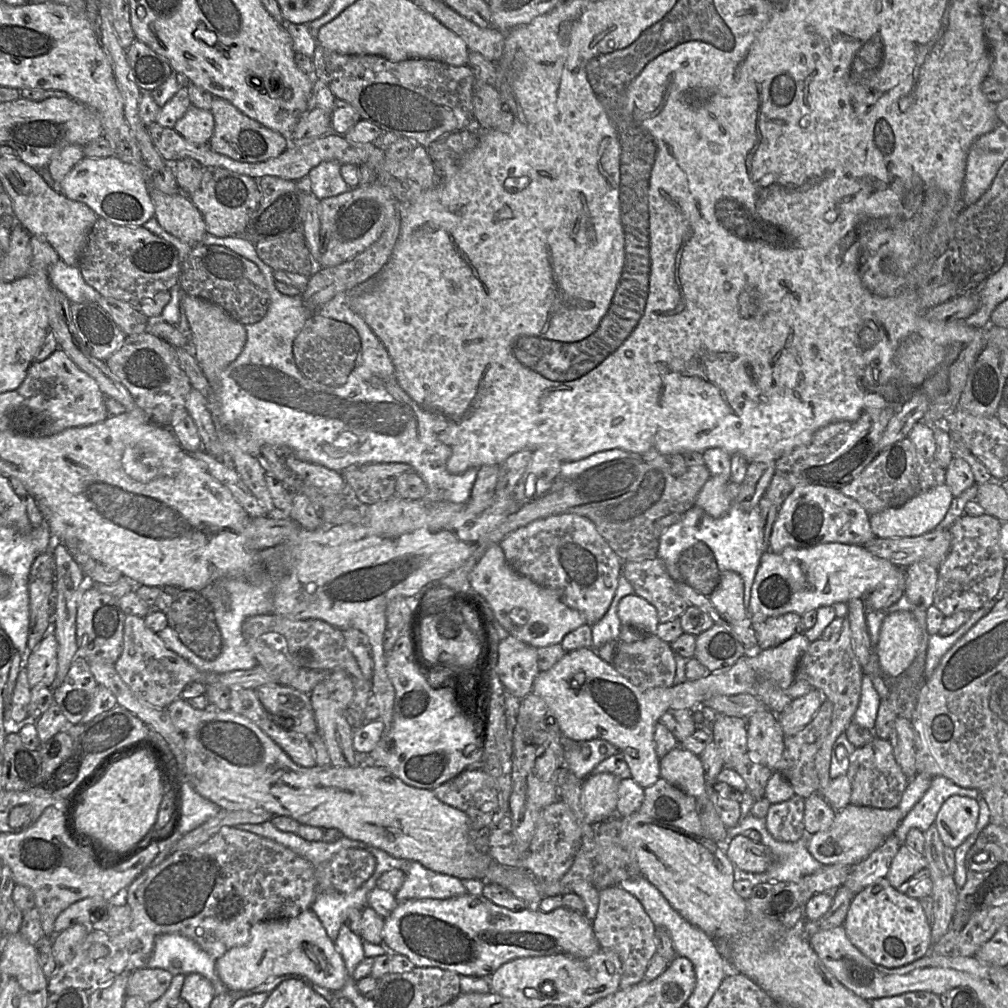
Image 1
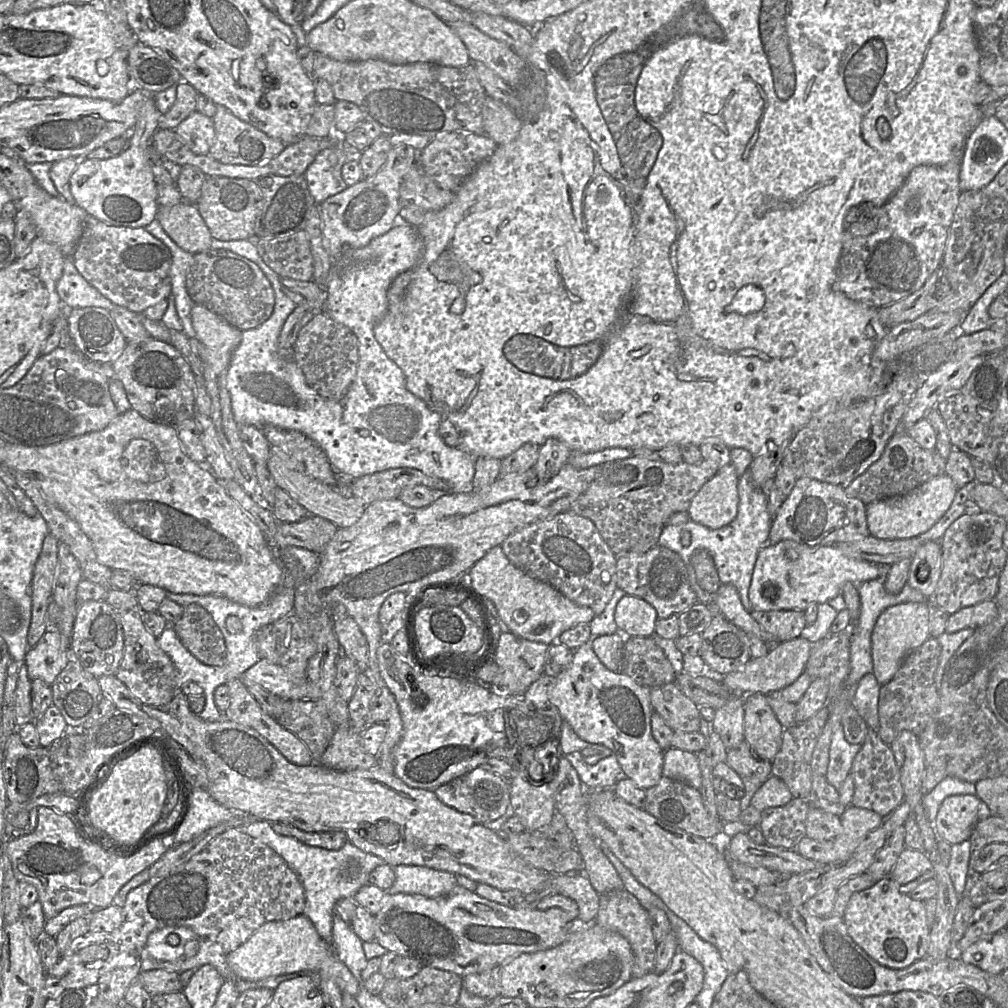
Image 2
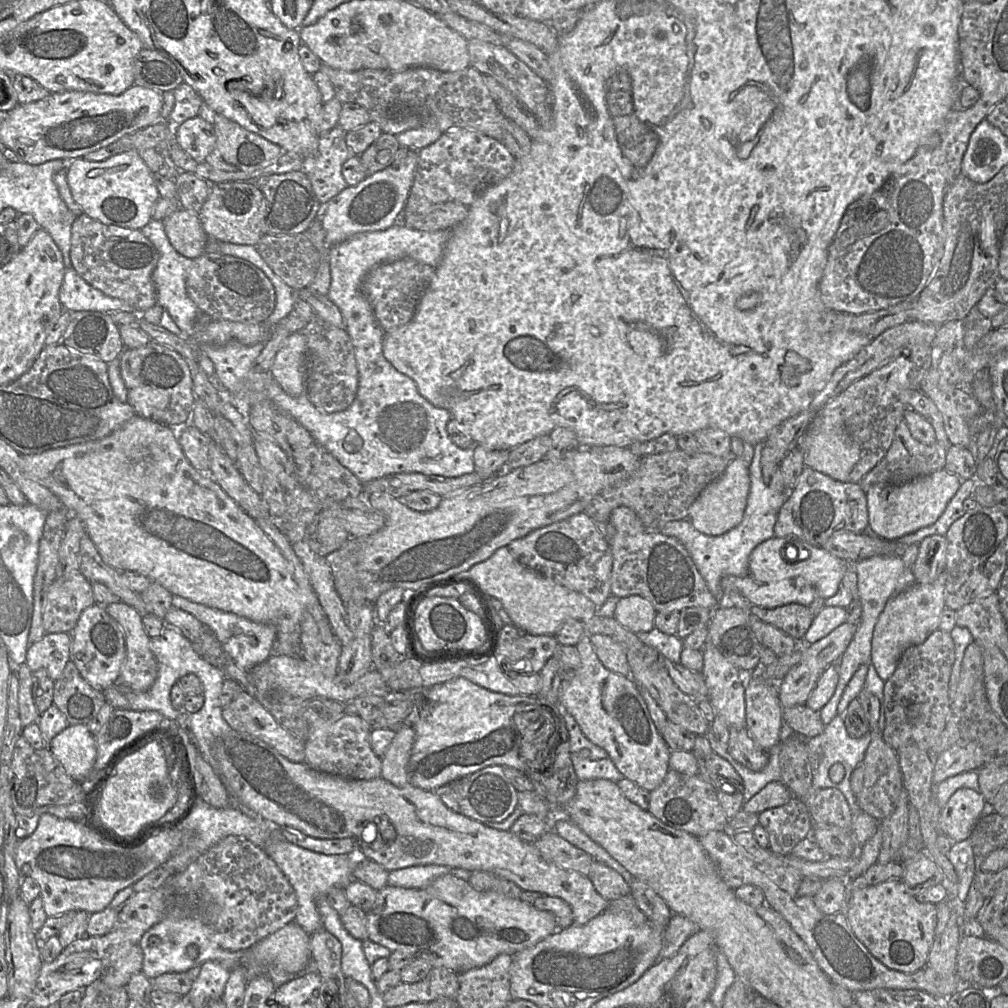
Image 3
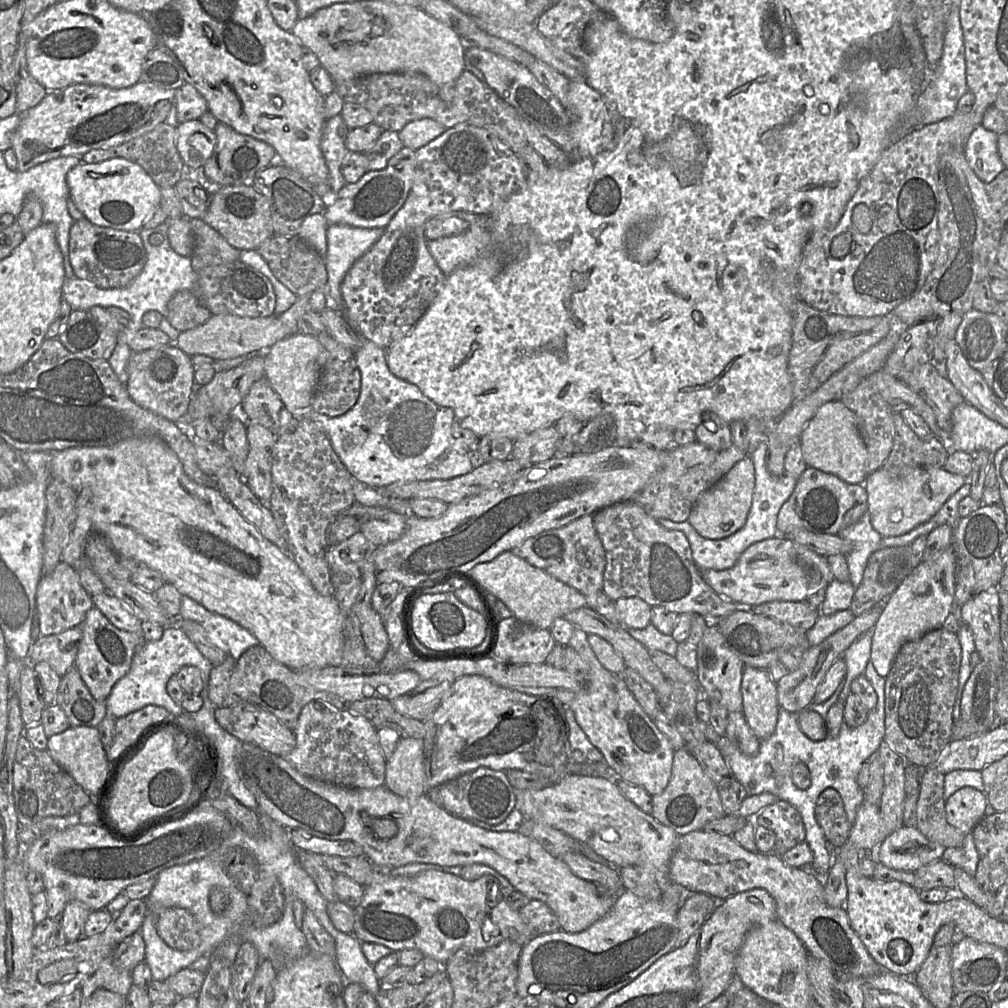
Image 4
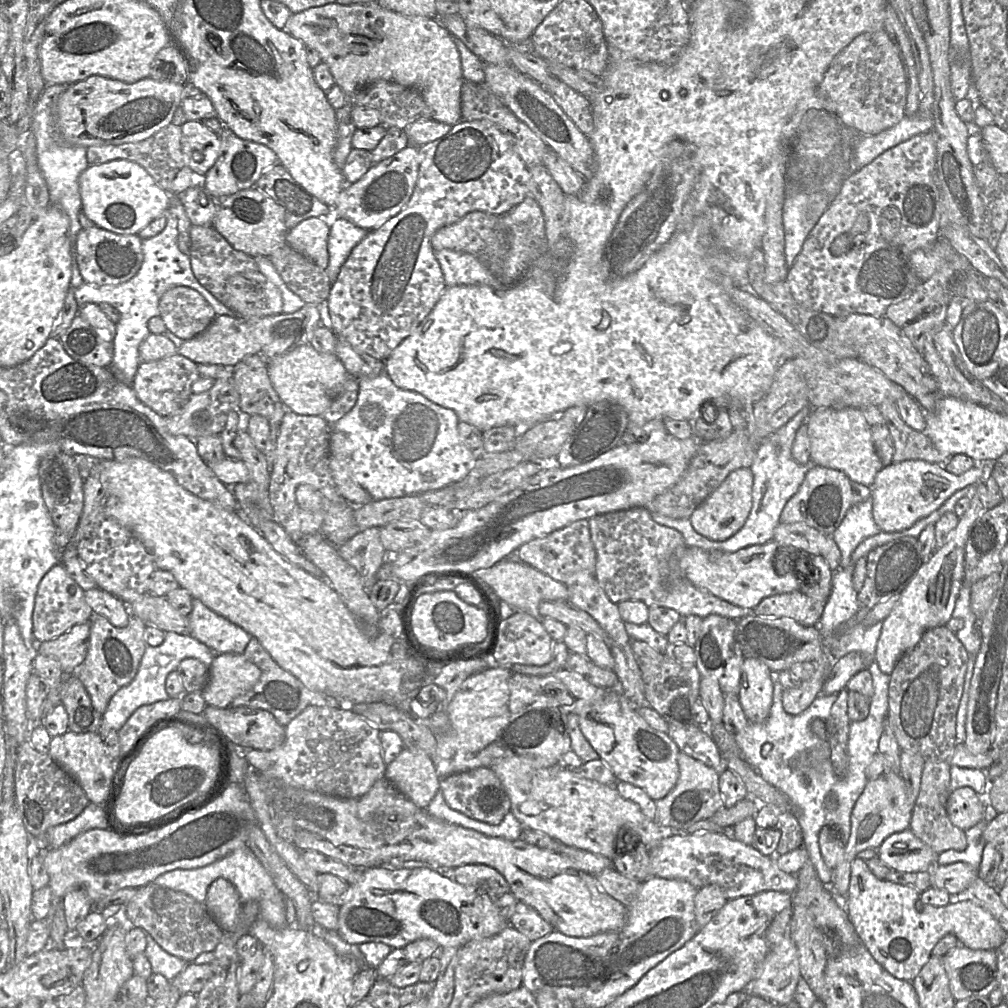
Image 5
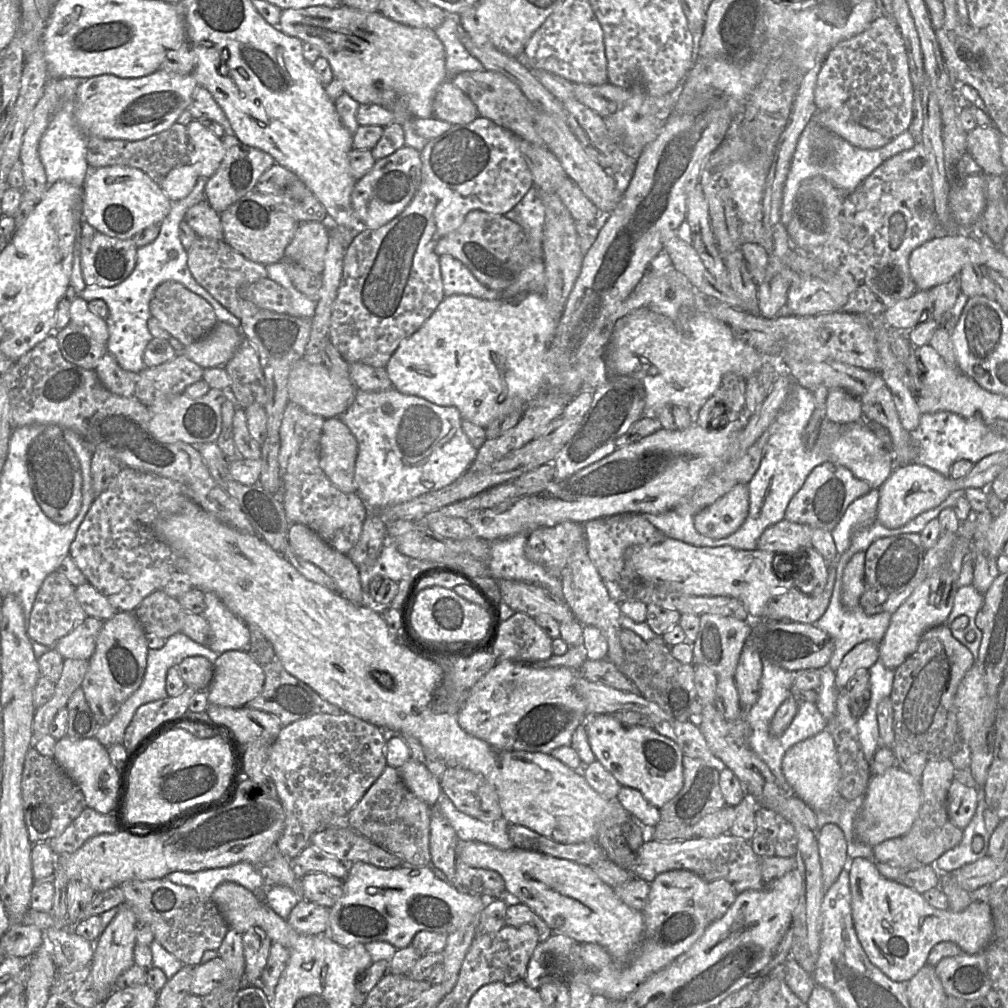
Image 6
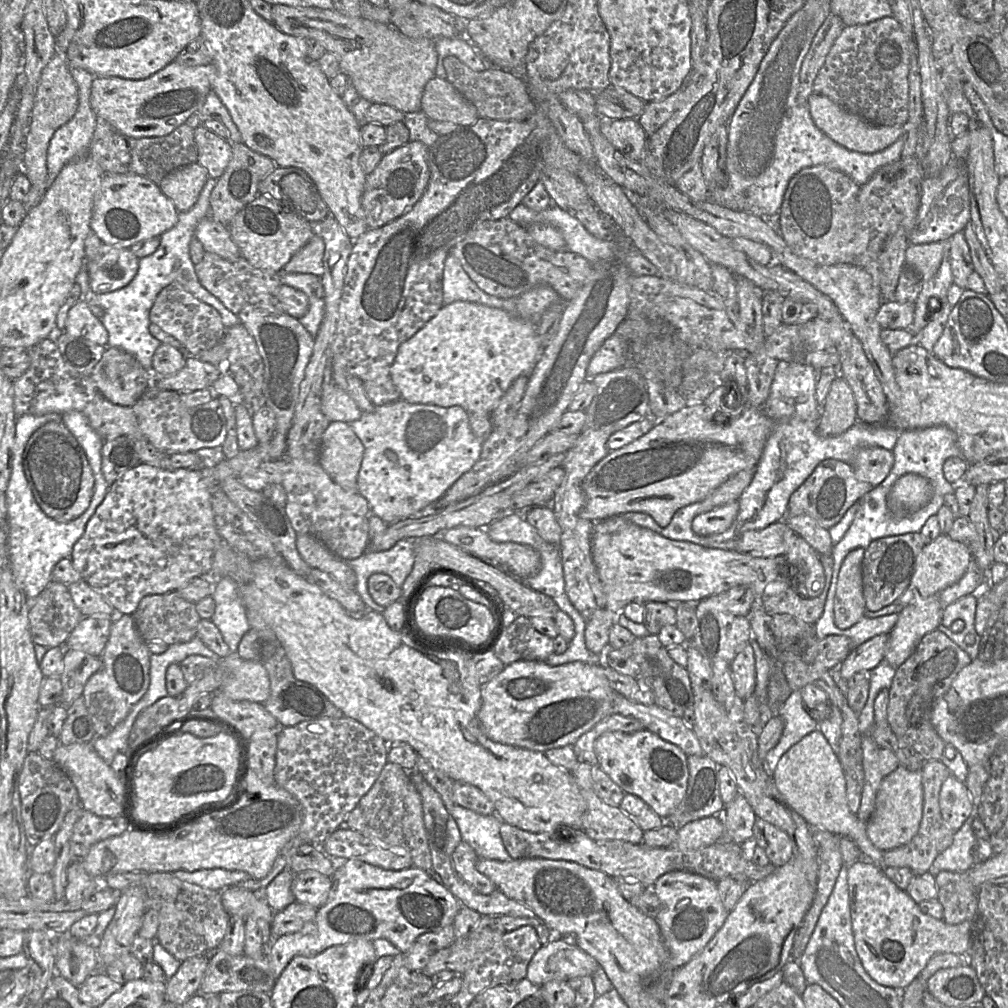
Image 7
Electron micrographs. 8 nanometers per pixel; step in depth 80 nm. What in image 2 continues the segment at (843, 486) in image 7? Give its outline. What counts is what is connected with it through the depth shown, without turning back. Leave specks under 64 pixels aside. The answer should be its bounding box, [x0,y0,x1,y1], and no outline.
[768,477,869,547]

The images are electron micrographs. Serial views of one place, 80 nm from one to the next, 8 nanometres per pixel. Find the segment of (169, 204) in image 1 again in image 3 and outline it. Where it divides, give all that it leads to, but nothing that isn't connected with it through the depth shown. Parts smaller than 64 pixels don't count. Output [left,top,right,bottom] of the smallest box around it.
[162,207,208,259]

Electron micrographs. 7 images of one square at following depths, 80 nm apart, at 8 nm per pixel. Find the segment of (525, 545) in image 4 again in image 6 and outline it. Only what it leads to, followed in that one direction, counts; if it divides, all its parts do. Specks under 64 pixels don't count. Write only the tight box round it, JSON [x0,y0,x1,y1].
[525,521,583,578]

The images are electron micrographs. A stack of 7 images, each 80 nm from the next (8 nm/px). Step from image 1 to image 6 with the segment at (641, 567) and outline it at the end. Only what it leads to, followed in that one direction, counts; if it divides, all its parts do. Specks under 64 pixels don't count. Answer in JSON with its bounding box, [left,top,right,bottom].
[583,513,750,621]

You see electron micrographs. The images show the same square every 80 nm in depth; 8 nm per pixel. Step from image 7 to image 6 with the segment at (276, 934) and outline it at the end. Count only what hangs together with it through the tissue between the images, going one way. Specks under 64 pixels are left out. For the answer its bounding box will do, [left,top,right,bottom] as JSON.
[286,899,330,935]

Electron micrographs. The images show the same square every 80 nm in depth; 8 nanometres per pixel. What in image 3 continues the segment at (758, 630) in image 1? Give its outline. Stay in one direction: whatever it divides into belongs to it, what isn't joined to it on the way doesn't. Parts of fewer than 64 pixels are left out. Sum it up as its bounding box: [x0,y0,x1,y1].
[749,603,814,641]

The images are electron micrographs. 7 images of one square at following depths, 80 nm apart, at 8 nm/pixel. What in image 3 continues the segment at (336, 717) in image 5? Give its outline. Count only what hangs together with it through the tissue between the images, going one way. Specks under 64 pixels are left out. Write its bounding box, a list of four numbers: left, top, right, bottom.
[304,709,382,780]

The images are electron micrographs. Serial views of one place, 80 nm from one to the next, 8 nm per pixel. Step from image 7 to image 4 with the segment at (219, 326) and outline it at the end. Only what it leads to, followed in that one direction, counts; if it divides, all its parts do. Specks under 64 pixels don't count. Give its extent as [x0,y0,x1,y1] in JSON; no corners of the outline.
[167,290,212,332]

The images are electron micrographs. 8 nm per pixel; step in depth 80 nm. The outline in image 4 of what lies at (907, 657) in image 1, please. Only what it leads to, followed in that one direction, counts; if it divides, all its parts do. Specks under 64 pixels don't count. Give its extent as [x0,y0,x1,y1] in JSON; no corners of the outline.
[871,545,956,677]

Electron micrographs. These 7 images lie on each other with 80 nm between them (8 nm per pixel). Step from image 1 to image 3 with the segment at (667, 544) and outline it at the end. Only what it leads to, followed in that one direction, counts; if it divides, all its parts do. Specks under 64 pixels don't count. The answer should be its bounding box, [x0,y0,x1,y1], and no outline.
[661,442,792,609]

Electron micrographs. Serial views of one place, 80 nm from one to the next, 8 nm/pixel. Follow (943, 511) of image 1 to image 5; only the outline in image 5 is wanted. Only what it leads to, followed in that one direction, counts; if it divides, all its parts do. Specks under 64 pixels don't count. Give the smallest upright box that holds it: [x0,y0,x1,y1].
[871,460,991,532]

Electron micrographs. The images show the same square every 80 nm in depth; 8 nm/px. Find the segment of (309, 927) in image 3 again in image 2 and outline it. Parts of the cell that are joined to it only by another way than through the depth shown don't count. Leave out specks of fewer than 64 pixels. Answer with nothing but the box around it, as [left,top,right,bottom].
[235,819,385,942]

